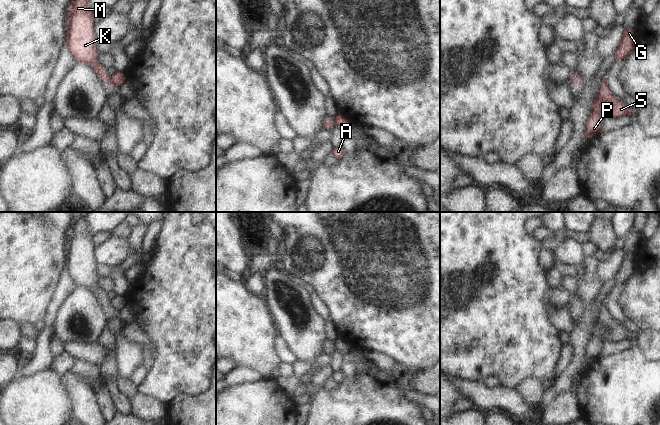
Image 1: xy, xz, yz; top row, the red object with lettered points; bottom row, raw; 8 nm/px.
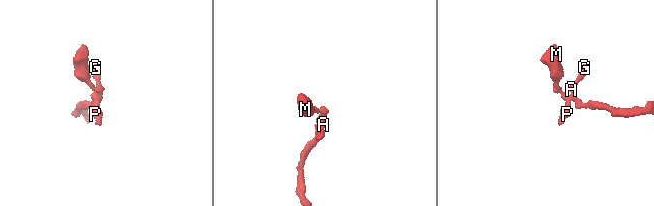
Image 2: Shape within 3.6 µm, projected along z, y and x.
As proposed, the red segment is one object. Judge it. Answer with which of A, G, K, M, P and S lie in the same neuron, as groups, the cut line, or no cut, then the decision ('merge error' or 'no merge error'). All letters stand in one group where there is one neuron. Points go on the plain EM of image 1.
groups A G P S / K M; cut xy (108, 301), (106, 304); merge error

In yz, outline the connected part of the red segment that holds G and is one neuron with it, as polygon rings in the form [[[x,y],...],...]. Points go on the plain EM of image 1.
[[[630,252],[624,255],[620,269],[616,273],[614,280],[615,286],[626,283],[631,275],[634,273],[634,253]]]

